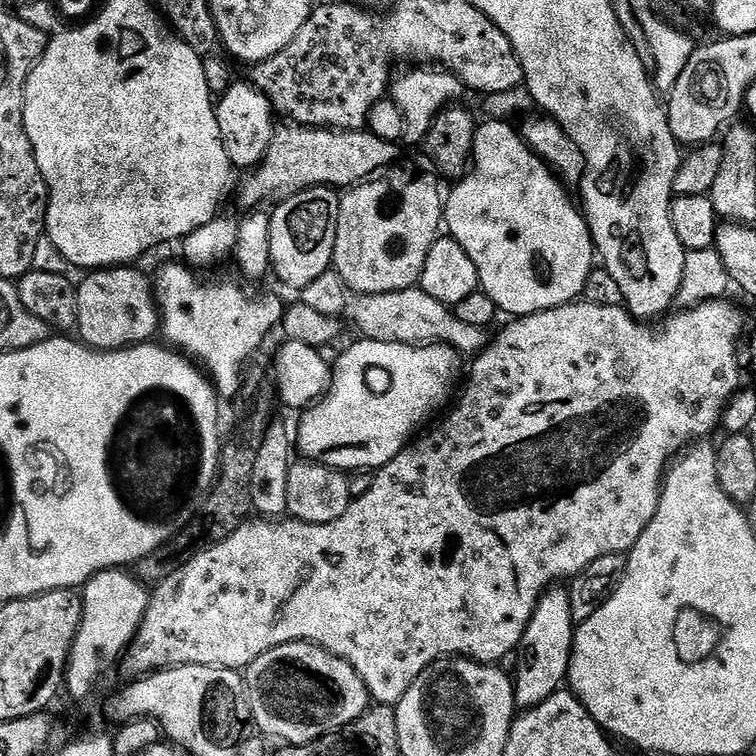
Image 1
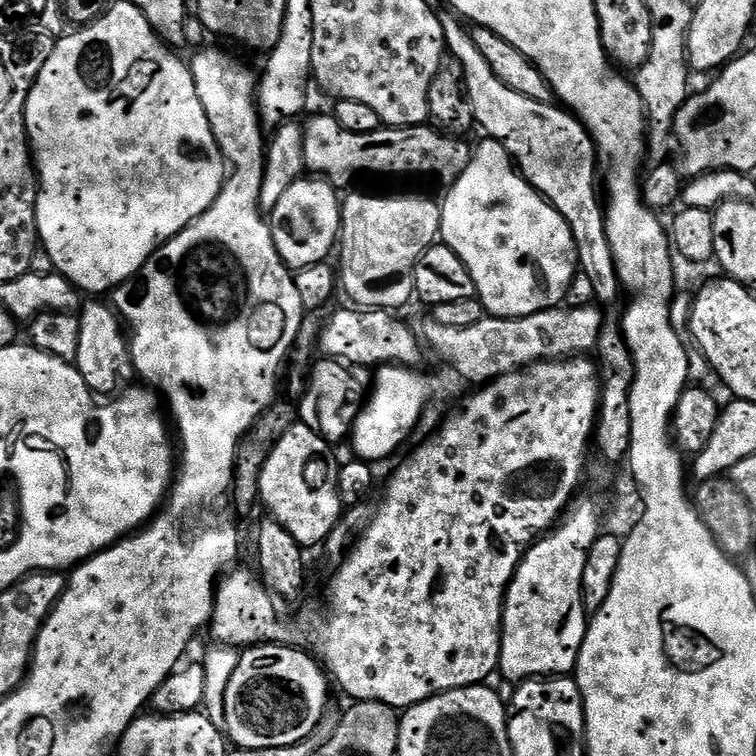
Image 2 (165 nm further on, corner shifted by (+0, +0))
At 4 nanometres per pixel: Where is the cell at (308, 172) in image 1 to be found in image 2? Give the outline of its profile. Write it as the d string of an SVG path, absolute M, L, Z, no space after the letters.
M335 115L312 116L303 121L304 166L309 173L319 174L337 189L343 190L359 172L421 172L424 176L441 176L445 182L457 180L472 161L473 149L468 148L468 140L453 138L431 126L414 128L390 128L381 126L372 132L346 130L336 120Z

